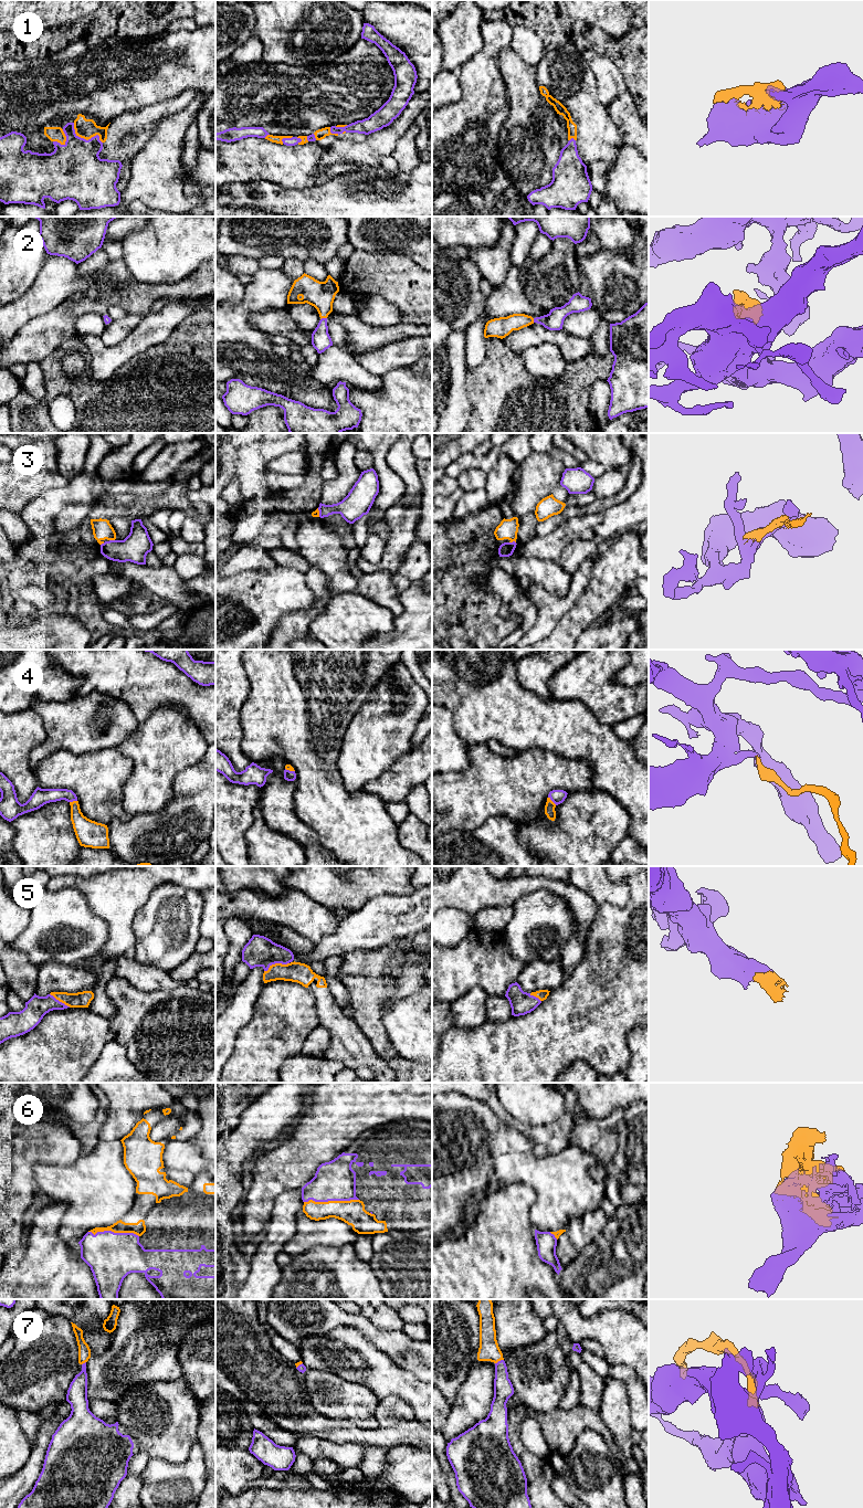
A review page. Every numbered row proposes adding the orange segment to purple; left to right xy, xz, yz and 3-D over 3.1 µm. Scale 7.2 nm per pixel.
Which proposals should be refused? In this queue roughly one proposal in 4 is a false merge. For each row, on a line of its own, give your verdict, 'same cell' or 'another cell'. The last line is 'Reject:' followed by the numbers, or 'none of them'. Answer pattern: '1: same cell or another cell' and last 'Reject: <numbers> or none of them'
1: same cell
2: same cell
3: another cell
4: same cell
5: same cell
6: same cell
7: same cell
Reject: 3

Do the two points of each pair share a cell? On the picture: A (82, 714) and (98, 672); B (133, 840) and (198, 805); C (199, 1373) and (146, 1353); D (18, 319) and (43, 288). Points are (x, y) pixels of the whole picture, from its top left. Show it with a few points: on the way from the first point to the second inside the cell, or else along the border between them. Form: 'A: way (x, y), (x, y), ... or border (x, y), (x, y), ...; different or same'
A: border (75, 695), (101, 692), (115, 698); different
B: way (149, 837), (165, 836), (181, 822); same
C: border (181, 1340), (180, 1378); different
D: way (23, 312), (39, 296); same

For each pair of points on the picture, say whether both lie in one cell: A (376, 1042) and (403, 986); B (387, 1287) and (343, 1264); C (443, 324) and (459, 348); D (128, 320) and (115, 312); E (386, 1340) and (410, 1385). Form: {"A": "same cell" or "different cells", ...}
{"A": "same cell", "B": "different cells", "C": "different cells", "D": "different cells", "E": "different cells"}

